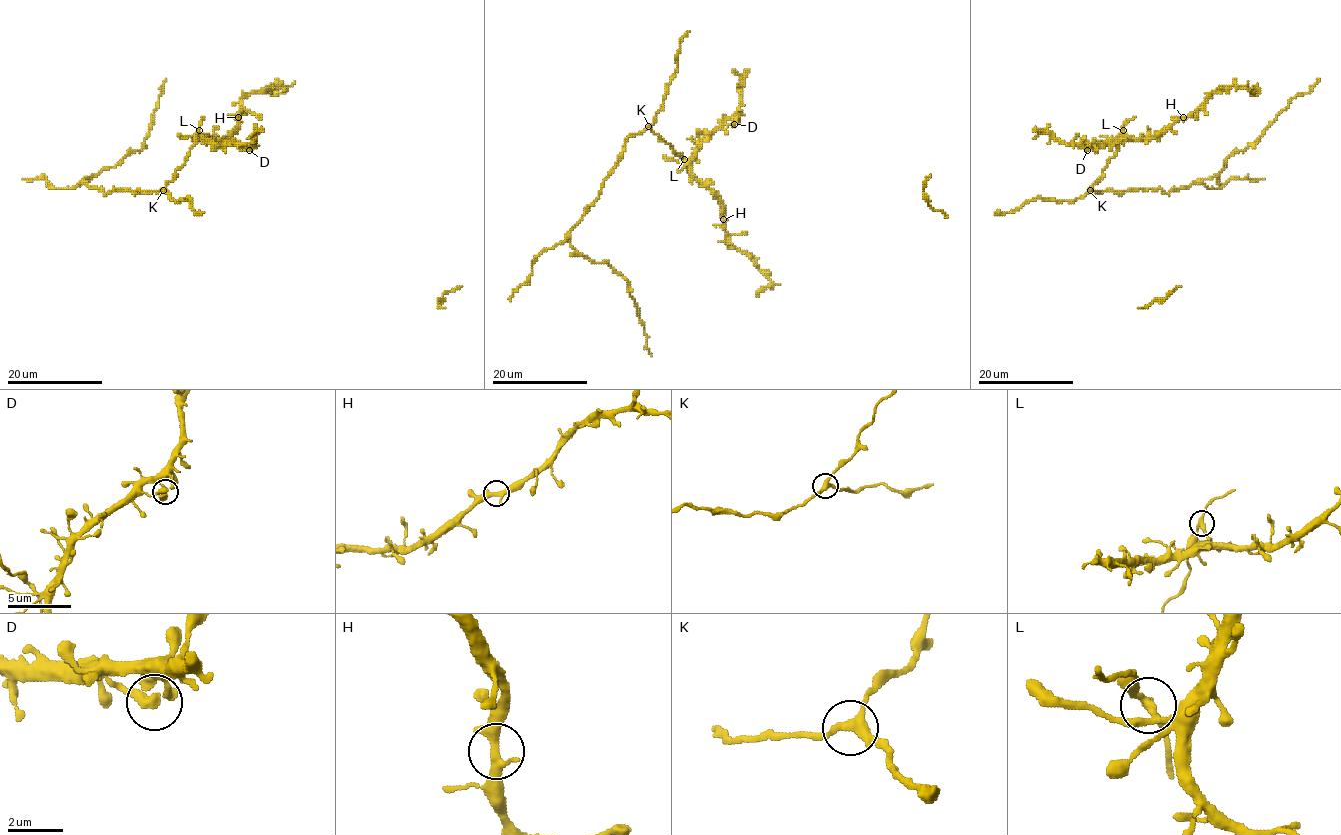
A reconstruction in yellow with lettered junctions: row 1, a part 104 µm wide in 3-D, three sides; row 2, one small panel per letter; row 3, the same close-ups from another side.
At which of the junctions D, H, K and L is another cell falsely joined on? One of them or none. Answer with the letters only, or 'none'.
none

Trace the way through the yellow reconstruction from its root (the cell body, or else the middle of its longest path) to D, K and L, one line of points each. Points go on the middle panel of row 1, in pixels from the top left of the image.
D: (671, 145), (676, 154), (682, 154), (688, 162), (708, 136), (725, 125), (734, 124)
K: (671, 145), (648, 126)
L: (671, 145), (684, 159)

